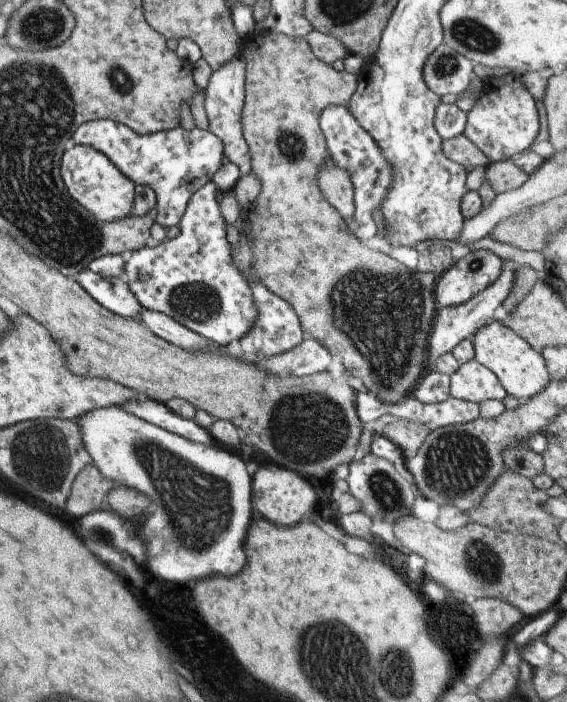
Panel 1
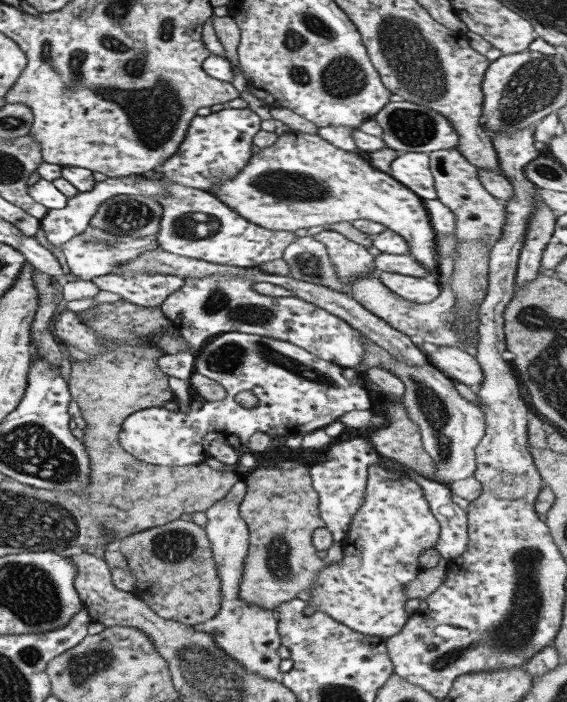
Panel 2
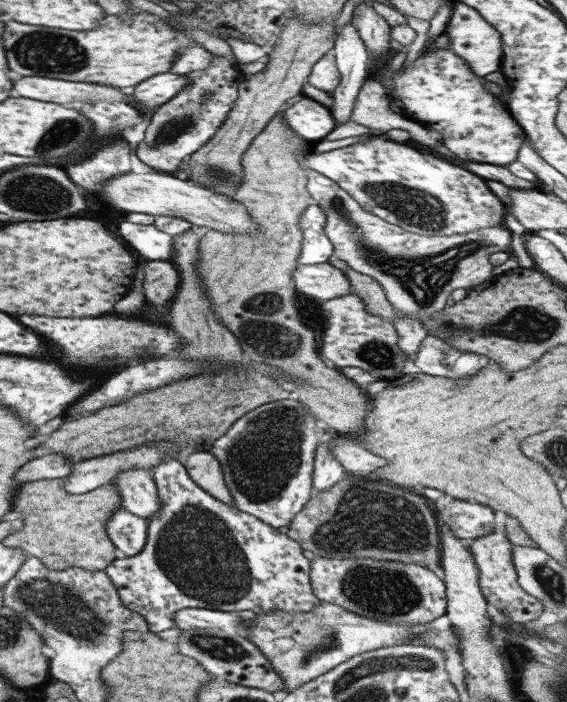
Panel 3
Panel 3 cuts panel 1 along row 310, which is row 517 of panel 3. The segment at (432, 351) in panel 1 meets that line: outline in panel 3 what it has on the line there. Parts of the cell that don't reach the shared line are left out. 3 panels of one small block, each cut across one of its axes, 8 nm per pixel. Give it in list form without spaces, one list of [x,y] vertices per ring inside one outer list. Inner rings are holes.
[[[455,499],[440,508],[433,505],[433,509],[436,511],[439,523],[446,525],[460,539],[475,539],[498,529],[494,521],[496,520],[495,510],[482,504]]]

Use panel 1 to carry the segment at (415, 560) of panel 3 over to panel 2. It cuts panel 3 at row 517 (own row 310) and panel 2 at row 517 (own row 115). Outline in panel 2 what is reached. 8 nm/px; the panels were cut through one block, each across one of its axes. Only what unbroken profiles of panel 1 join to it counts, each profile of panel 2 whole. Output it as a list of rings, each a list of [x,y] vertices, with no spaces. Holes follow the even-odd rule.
[[[302,464],[287,470],[261,467],[243,477],[247,491],[239,511],[249,528],[249,547],[238,594],[248,604],[275,612],[280,604],[298,599],[299,592],[310,591],[320,570],[330,566],[330,560],[316,555],[312,544],[314,531],[325,527],[319,515],[319,494],[312,486],[312,471]]]

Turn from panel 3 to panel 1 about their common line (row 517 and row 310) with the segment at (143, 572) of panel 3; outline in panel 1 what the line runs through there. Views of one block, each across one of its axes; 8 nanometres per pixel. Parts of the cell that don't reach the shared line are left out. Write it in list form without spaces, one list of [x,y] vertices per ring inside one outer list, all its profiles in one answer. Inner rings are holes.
[[[208,182],[198,192],[194,192],[179,222],[179,235],[172,240],[165,239],[128,252],[122,277],[144,309],[161,312],[203,338],[226,346],[250,332],[258,318],[258,310],[254,306],[253,286],[246,274],[242,274],[242,270],[238,270],[234,264],[232,246],[226,234],[226,220],[220,211],[220,197],[221,192],[213,182]]]

